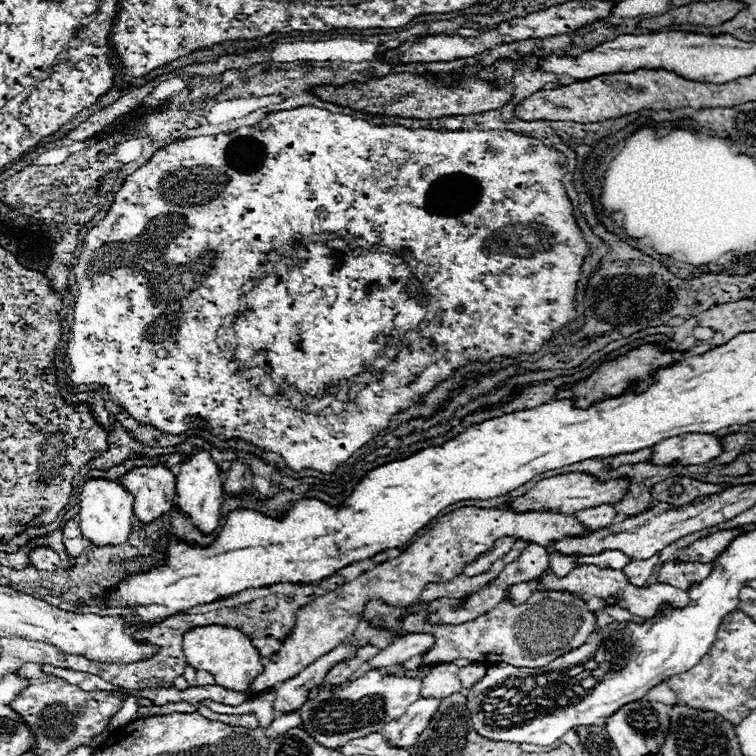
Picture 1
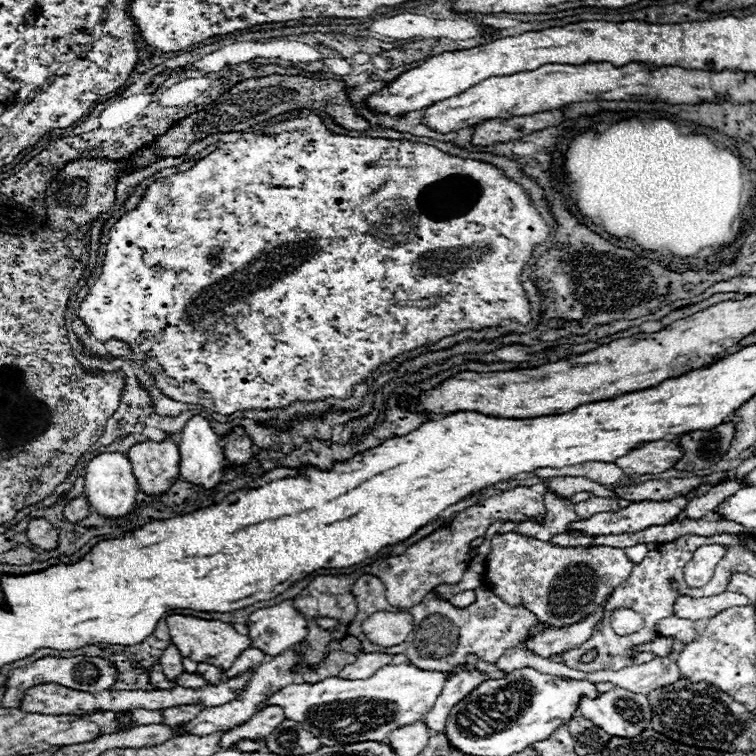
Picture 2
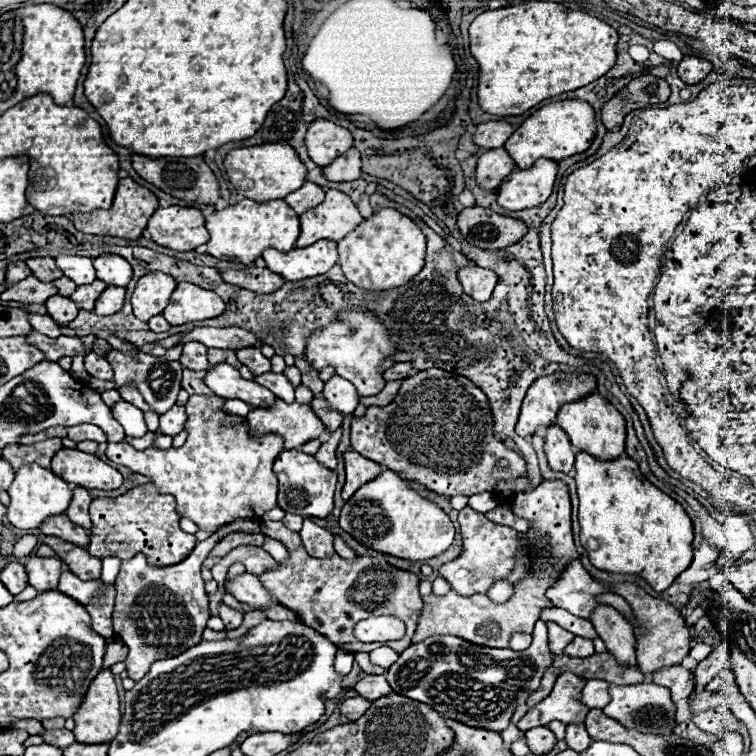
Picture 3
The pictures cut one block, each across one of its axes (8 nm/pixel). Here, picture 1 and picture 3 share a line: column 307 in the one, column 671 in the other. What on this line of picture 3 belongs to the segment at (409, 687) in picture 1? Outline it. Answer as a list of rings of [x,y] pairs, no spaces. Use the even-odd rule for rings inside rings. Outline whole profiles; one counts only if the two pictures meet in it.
[[[654,682],[644,684],[630,684],[630,686],[614,686],[610,684],[610,704],[606,704],[602,710],[606,716],[612,716],[614,720],[620,720],[628,728],[640,728],[640,732],[662,732],[668,734],[674,730],[674,712],[676,706],[668,696],[668,688],[658,686]]]

